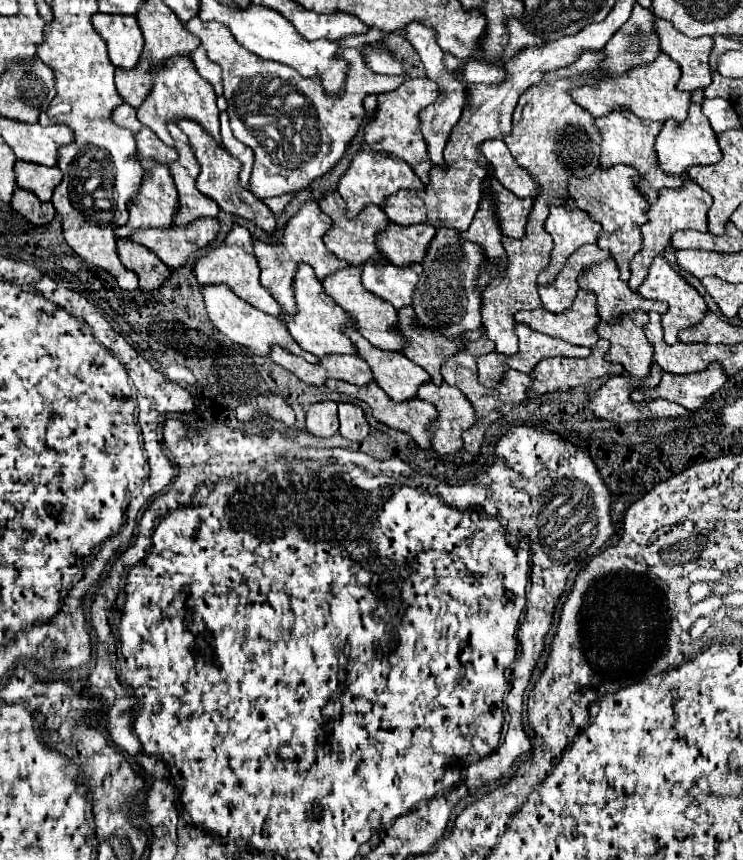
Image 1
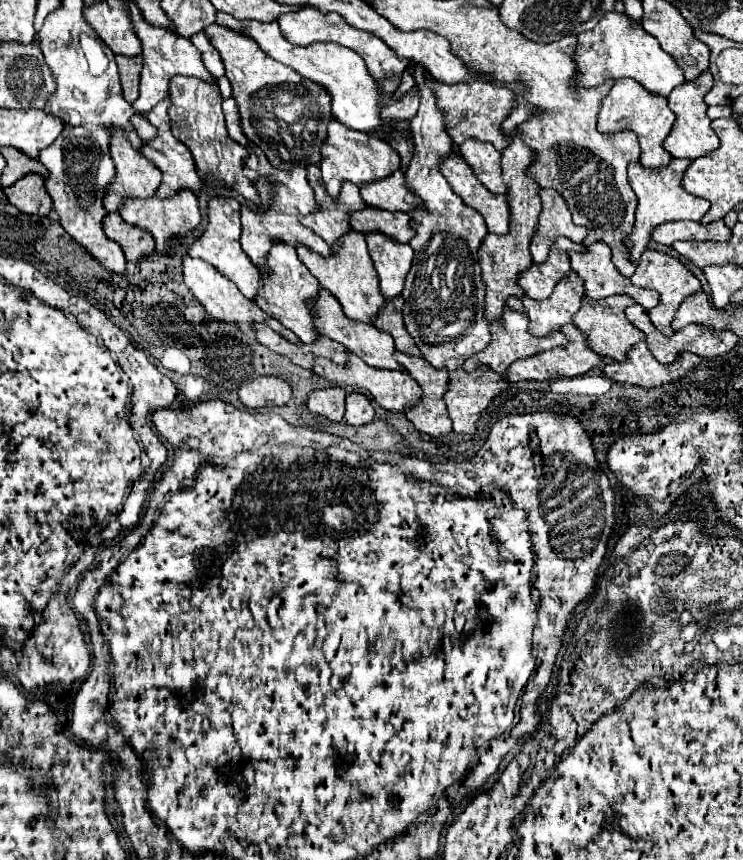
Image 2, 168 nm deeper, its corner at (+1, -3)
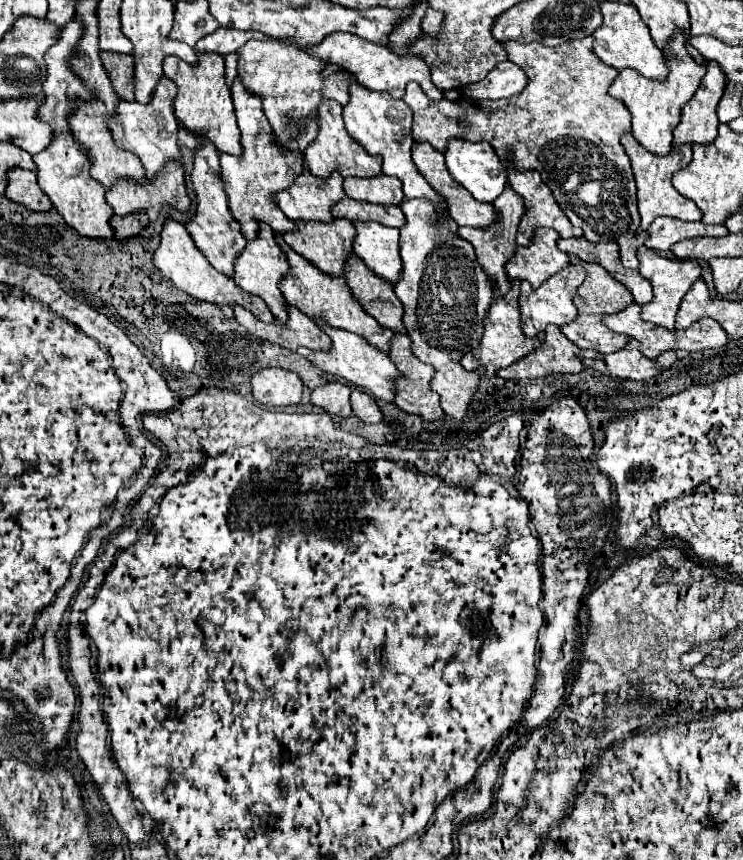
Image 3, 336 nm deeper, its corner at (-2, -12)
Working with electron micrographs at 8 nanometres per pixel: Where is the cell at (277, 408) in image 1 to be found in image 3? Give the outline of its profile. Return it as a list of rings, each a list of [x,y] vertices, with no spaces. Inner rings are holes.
[[[267,367],[257,371],[251,377],[251,383],[253,383],[253,397],[257,403],[271,407],[301,403],[303,383],[295,371],[281,367]]]

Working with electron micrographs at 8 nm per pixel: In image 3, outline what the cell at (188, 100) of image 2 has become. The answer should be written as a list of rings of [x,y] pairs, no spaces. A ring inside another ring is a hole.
[[[213,51],[197,53],[197,65],[189,65],[175,55],[163,59],[163,73],[175,81],[177,97],[175,97],[175,117],[191,131],[191,133],[205,133],[207,139],[217,147],[221,153],[241,155],[239,145],[239,127],[235,121],[231,91],[225,83],[225,57]]]

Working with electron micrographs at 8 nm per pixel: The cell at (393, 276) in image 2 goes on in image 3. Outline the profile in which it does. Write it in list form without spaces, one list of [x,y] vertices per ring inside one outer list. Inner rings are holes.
[[[353,221],[353,251],[383,279],[395,283],[399,279],[399,229],[377,221]]]

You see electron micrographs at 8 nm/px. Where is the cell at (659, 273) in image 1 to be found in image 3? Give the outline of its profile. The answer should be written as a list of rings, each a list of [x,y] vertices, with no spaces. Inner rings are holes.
[[[639,247],[637,257],[639,257],[641,275],[645,279],[649,279],[653,285],[653,299],[651,299],[651,303],[641,307],[641,317],[645,321],[655,323],[655,325],[663,325],[667,329],[673,329],[679,301],[683,299],[683,293],[687,293],[687,289],[691,287],[691,281],[695,281],[695,277],[701,275],[701,267],[695,259],[667,259],[667,257],[663,257],[657,251],[651,251],[647,247]]]

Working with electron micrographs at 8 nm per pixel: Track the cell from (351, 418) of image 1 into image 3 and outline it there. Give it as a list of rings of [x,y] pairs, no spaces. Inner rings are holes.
[[[355,389],[351,393],[351,407],[353,407],[353,413],[365,423],[379,423],[383,419],[383,413],[375,403],[375,399],[361,389]]]

